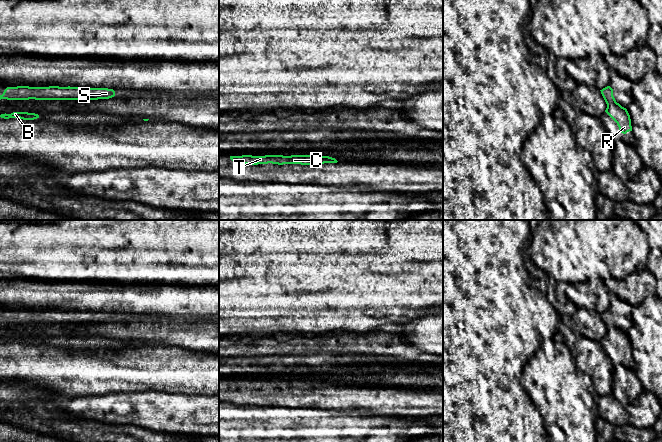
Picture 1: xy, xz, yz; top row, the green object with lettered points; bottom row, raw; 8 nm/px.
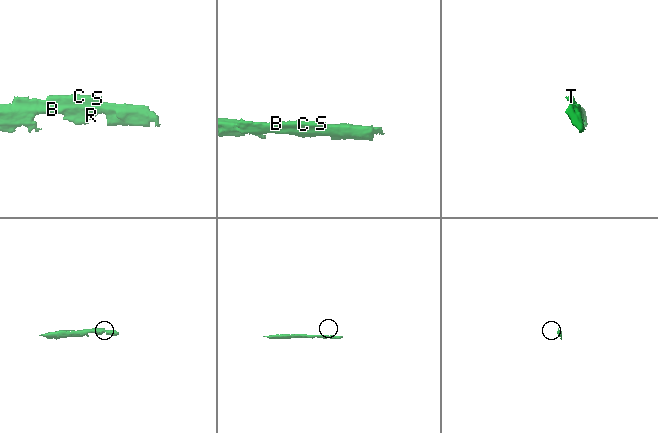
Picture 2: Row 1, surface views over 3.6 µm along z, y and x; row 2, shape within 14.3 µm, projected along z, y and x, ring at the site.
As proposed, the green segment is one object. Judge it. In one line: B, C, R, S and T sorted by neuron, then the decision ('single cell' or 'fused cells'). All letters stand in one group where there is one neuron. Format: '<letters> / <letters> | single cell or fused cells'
B C R S T | single cell

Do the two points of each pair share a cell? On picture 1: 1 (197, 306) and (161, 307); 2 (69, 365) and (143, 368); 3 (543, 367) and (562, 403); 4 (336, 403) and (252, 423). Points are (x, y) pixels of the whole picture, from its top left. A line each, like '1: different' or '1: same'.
1: same
2: same
3: same
4: different

